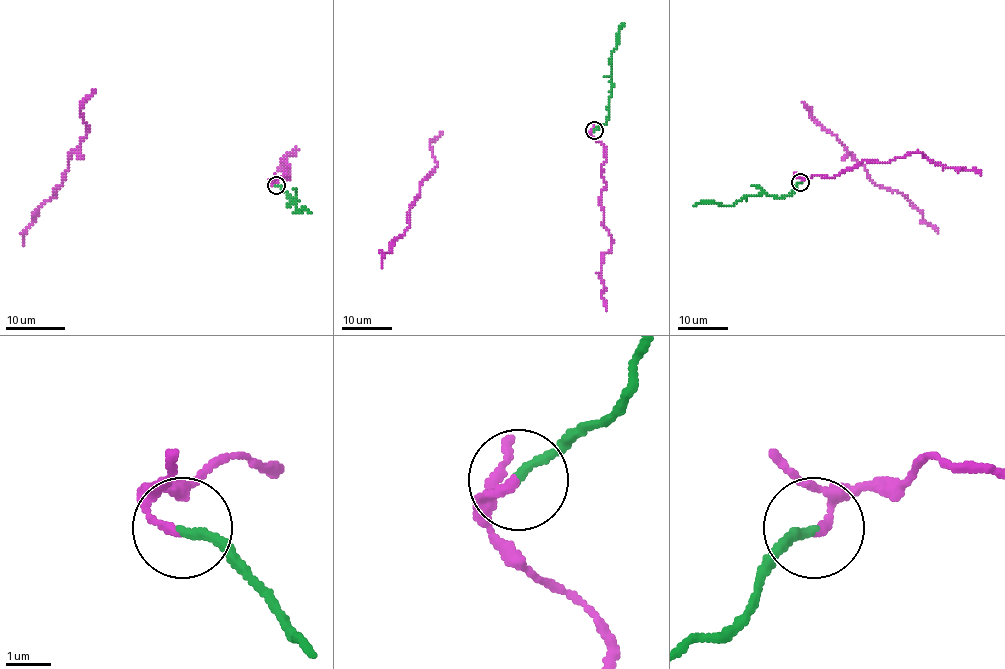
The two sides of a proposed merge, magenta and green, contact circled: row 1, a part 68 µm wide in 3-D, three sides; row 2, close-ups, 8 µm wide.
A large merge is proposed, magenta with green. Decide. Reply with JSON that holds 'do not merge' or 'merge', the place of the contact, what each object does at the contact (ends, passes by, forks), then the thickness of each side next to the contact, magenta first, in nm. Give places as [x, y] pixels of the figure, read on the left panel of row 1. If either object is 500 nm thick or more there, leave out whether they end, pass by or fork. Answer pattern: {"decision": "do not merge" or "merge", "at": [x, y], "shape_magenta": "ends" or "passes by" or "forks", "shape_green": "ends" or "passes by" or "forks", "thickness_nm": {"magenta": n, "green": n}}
{"decision": "merge", "at": [276, 185], "shape_magenta": "ends", "shape_green": "ends", "thickness_nm": {"magenta": 180, "green": 190}}

